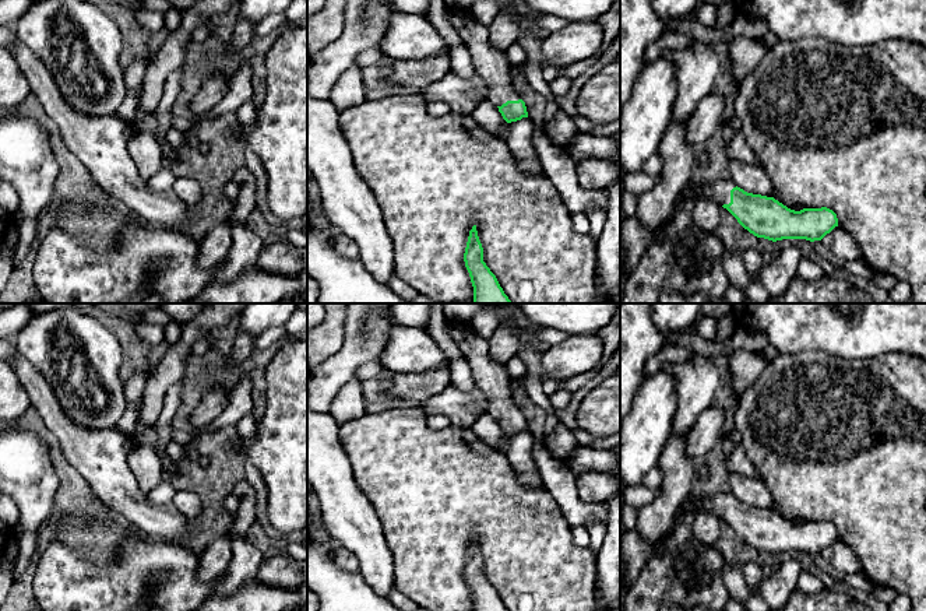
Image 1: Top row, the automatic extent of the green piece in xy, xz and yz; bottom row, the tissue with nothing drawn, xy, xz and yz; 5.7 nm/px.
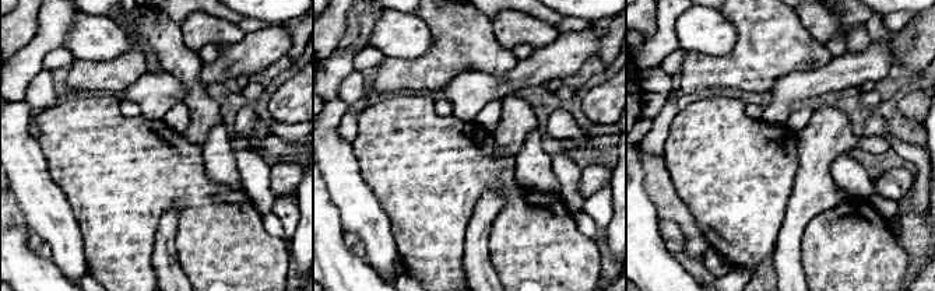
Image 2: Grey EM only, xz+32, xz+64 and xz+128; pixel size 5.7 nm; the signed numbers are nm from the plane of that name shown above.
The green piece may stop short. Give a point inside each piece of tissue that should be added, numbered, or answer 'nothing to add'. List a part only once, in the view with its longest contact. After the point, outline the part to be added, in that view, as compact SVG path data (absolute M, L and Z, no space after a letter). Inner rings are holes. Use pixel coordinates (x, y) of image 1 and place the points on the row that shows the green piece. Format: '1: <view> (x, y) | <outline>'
1: yz (685, 259) | M732 179L696 183L640 257L626 281L620 303L656 303L662 291L725 298L730 285L722 266L726 246L716 233L698 228L691 213L700 197L721 206L729 204L733 187L736 185Z

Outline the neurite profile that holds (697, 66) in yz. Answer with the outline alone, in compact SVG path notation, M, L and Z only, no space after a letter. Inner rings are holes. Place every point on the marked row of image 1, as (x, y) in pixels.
M696 41L683 49L666 49L662 53L676 69L677 95L672 123L689 119L698 103L712 92L719 71L719 60L711 45Z

